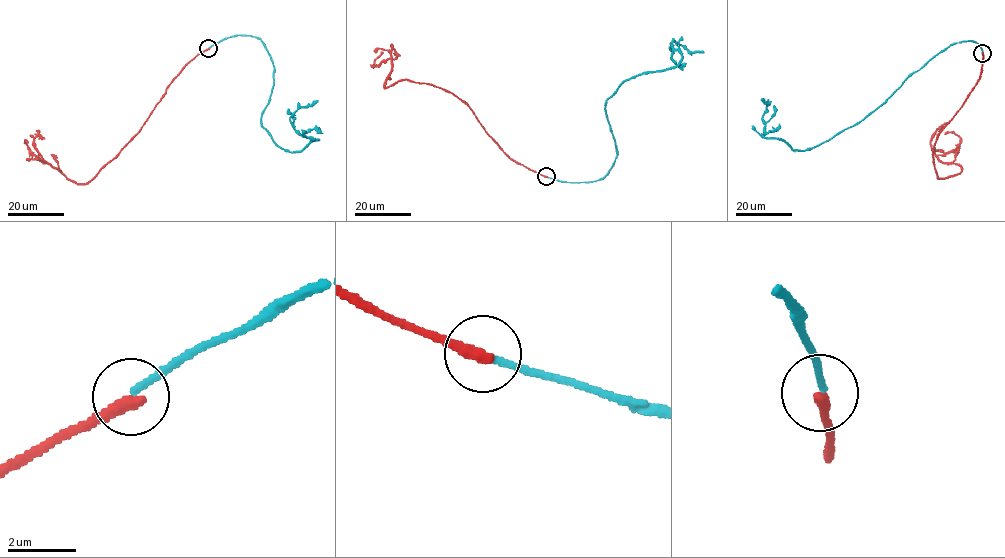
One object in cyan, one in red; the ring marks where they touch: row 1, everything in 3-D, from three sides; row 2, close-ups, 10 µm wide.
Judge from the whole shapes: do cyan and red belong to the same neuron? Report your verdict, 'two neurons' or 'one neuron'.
two neurons

